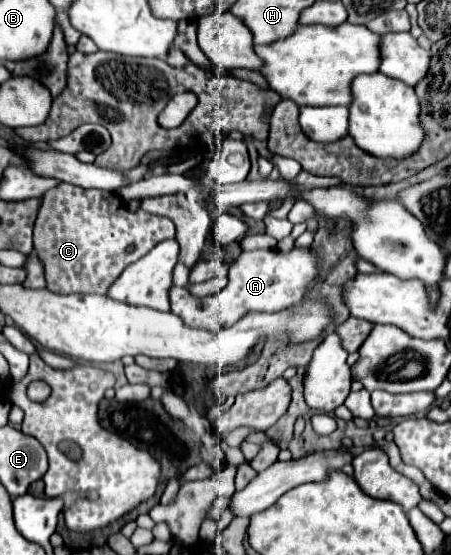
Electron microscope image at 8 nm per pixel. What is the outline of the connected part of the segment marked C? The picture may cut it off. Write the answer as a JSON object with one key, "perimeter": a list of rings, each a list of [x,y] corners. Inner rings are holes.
{"perimeter":[[[61,183],[55,189],[49,189],[43,195],[43,203],[39,209],[39,217],[35,221],[35,251],[45,267],[47,289],[53,293],[99,293],[105,295],[109,285],[123,273],[123,269],[135,263],[139,257],[147,255],[157,243],[175,237],[175,225],[165,217],[157,217],[137,209],[135,213],[129,211],[125,205],[119,203],[115,193],[107,193],[101,189],[79,189],[77,185]],[[135,245],[133,253],[127,253],[127,247]]]}

